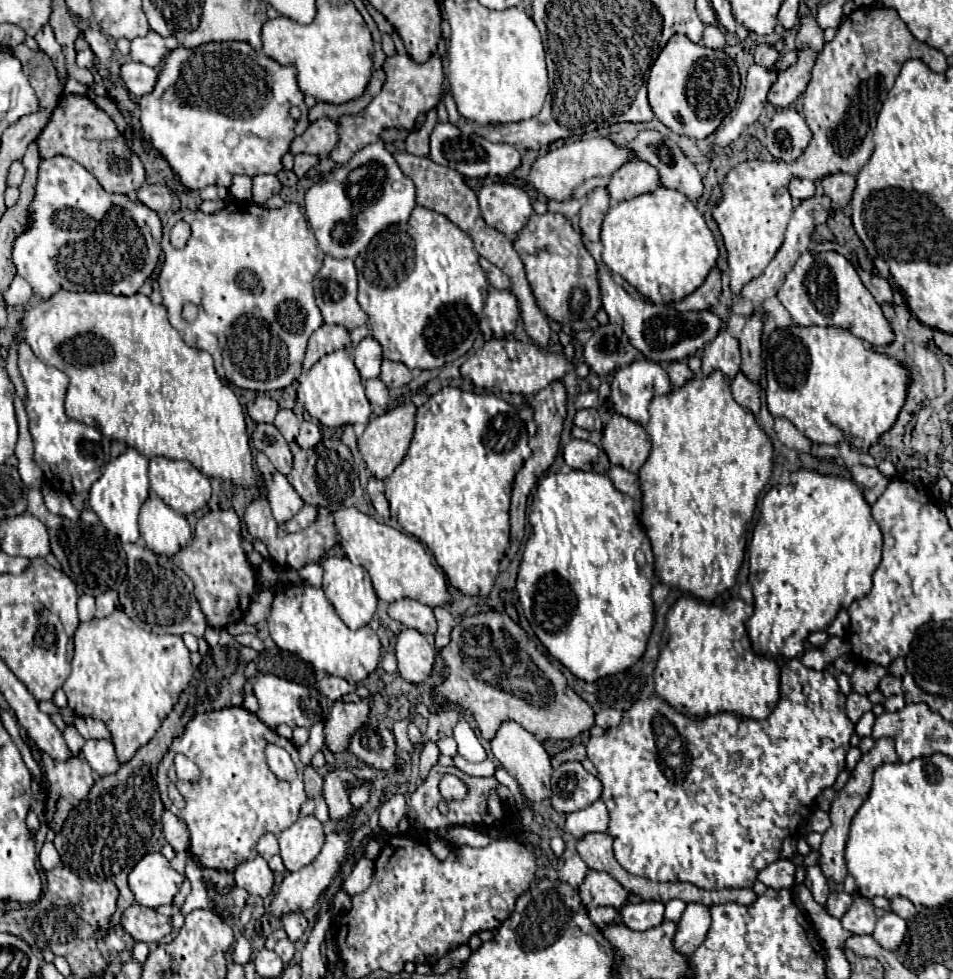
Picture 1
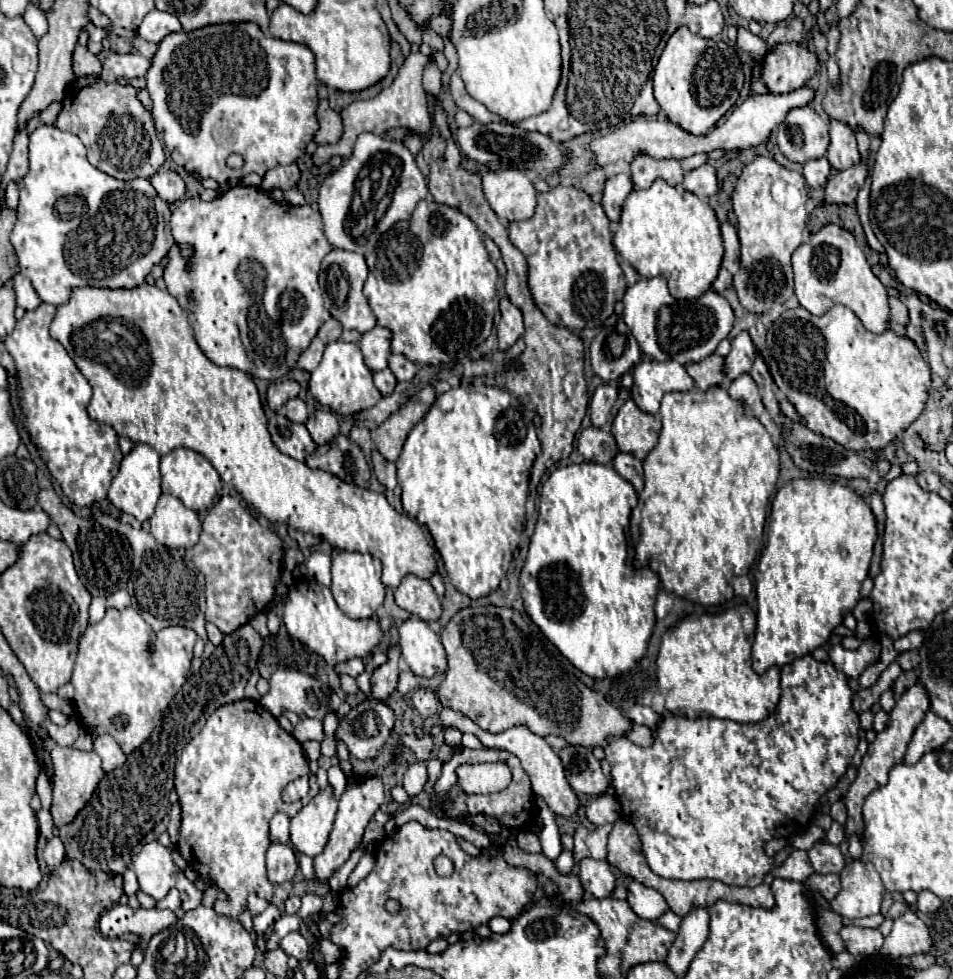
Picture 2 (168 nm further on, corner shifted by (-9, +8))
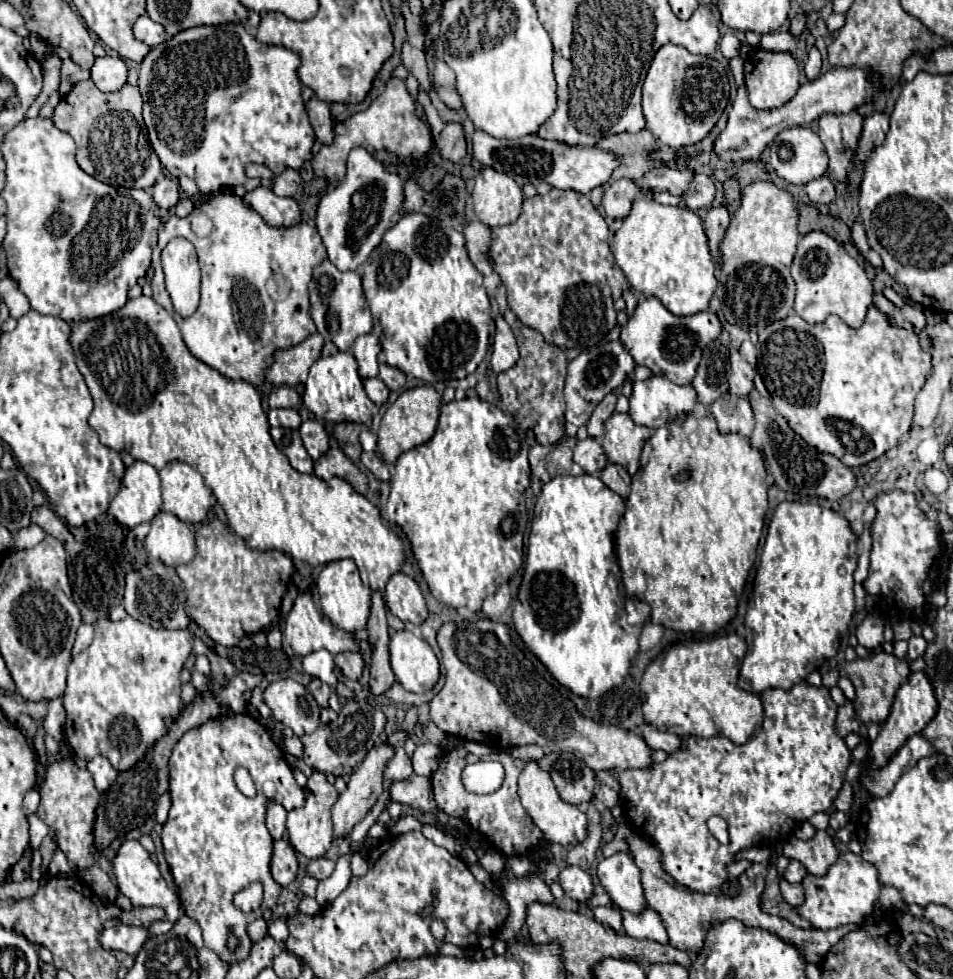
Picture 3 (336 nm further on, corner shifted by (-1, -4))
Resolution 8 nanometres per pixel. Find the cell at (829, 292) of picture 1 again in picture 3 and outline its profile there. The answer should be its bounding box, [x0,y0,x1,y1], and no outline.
[792,230,872,328]

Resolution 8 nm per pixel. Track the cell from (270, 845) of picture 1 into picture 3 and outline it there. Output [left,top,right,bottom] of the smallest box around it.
[266,800,288,840]

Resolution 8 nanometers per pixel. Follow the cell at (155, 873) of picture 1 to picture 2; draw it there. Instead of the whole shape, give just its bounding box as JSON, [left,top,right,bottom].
[134,842,178,900]

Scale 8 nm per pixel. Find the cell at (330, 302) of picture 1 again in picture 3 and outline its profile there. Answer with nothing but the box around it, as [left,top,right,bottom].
[308,260,372,352]

